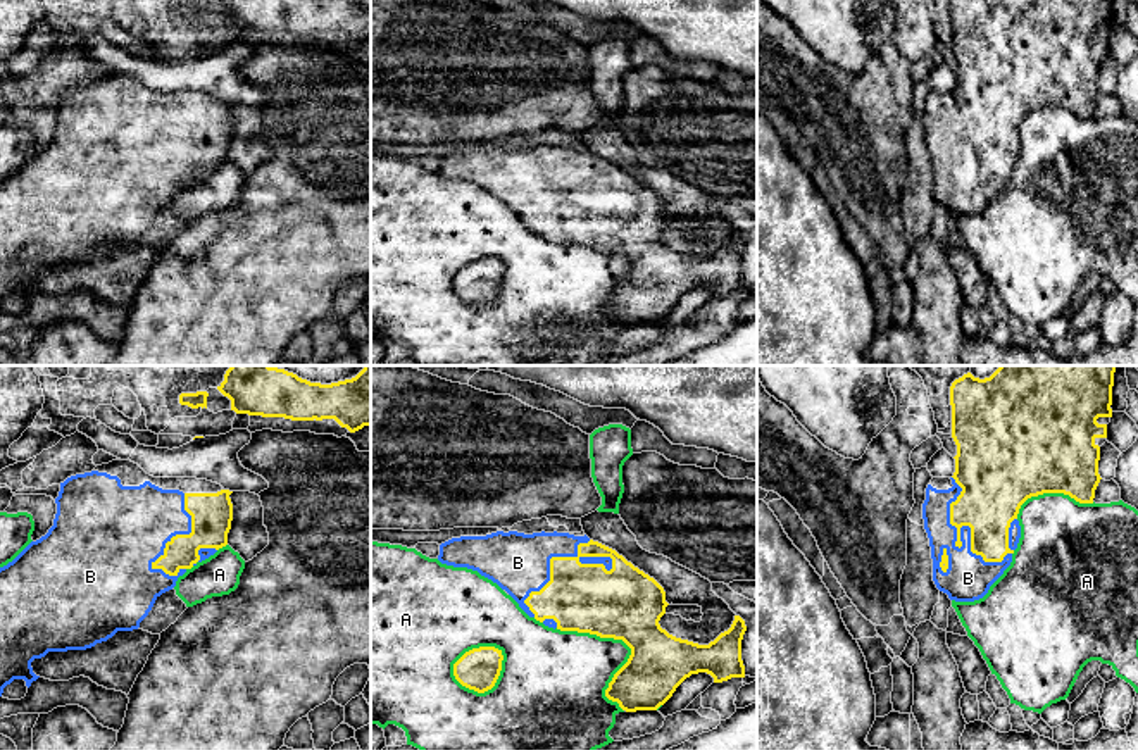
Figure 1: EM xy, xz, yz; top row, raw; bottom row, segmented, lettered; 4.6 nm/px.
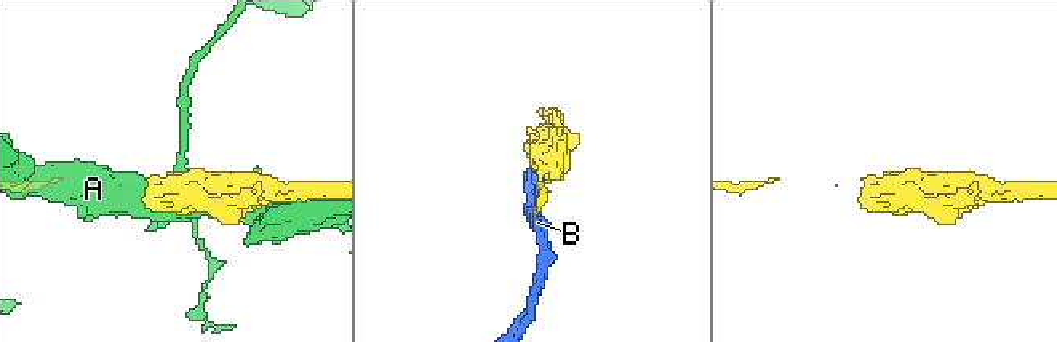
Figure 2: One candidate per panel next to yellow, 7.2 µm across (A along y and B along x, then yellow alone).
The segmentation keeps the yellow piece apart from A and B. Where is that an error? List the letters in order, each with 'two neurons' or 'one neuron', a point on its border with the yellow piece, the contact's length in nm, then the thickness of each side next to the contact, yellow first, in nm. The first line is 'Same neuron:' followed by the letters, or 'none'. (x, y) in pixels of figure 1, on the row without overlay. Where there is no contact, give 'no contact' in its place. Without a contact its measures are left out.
Same neuron: B
A: two neurons; contact xz (626, 257); length 500 nm; calibres 340 and 320 nm
B: one neuron; contact yz (962, 138); length 460 nm; calibres 320 and 220 nm

